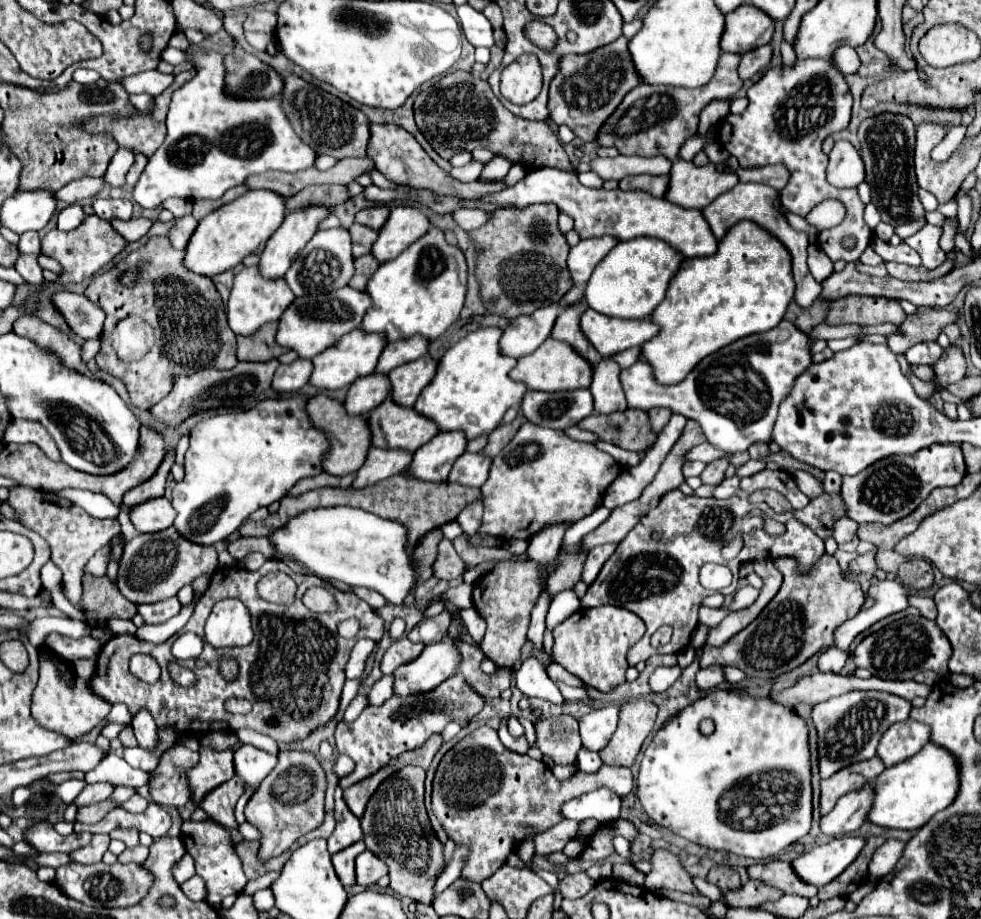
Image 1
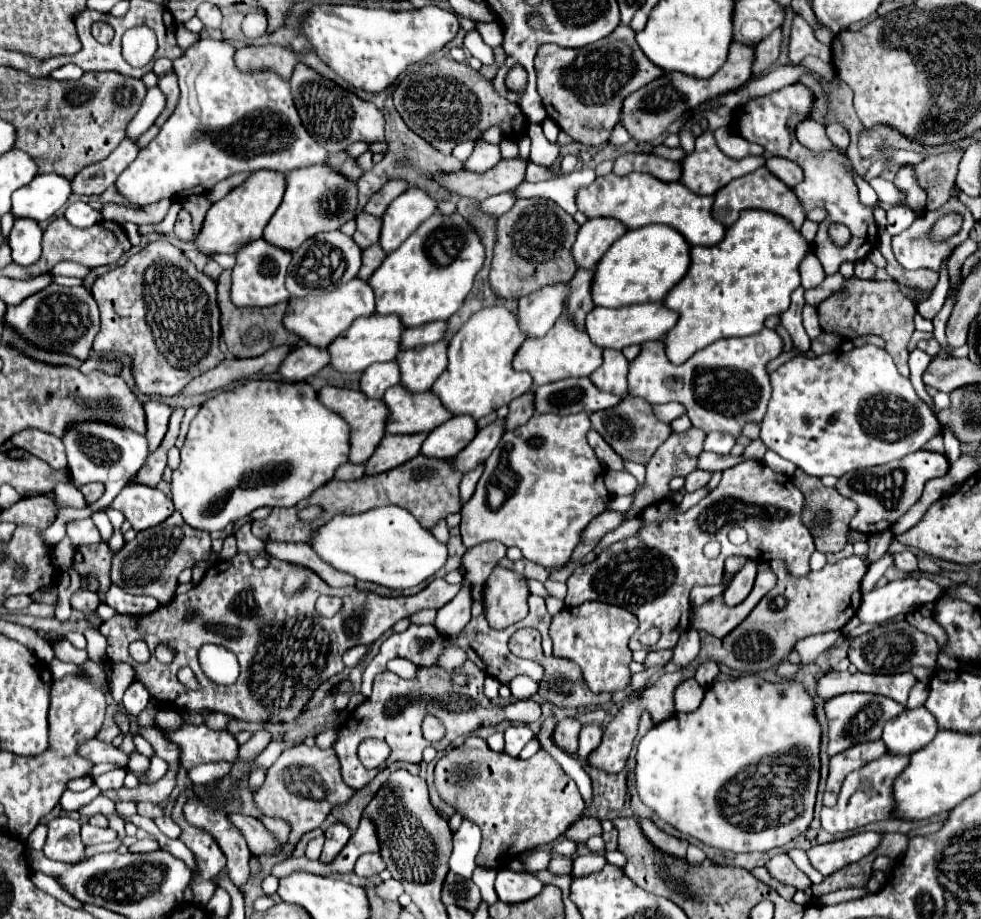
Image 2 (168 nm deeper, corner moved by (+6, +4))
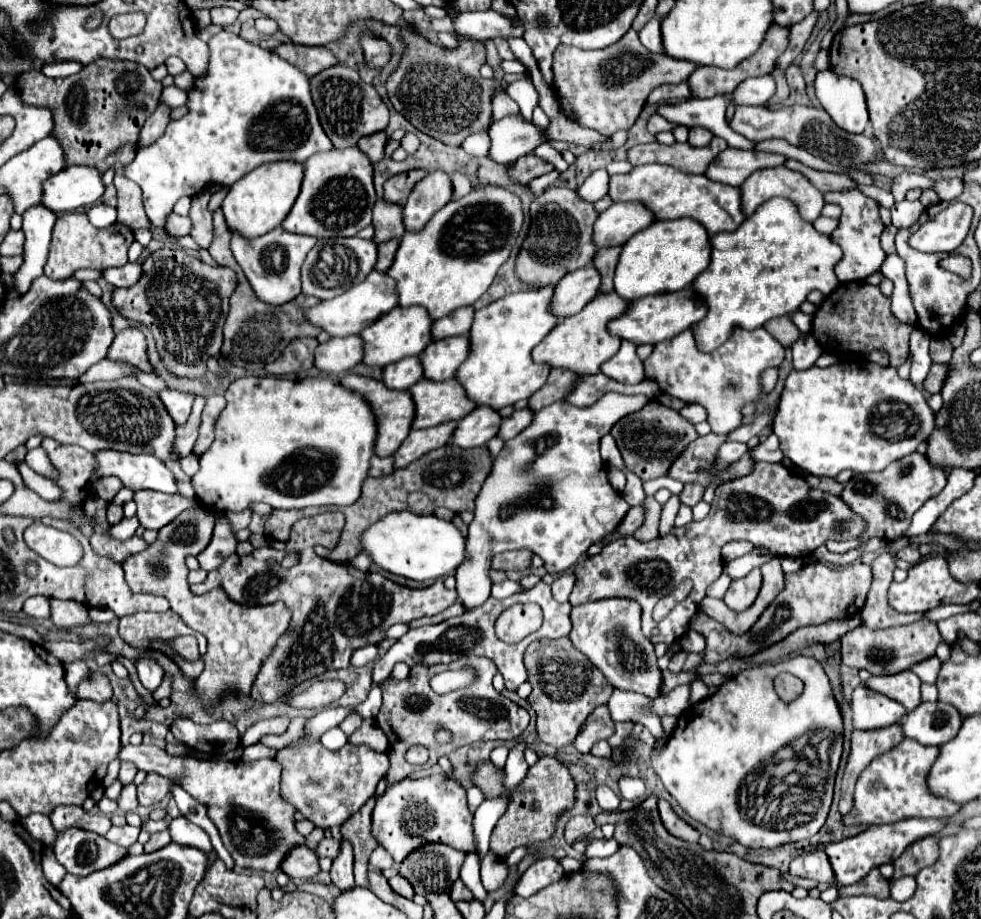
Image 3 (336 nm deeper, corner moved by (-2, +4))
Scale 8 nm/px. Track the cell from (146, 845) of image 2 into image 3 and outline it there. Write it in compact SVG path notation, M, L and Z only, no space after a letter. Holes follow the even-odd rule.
M159 831L159 833L153 833L153 835L149 837L149 841L145 843L145 849L155 851L155 849L161 849L161 847L165 847L165 845L169 845L169 843L171 843L169 831Z

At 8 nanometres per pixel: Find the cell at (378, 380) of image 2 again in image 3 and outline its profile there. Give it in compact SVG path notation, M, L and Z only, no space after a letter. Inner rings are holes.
M417 355L405 357L383 369L383 383L389 389L409 389L419 379L423 379L423 365Z

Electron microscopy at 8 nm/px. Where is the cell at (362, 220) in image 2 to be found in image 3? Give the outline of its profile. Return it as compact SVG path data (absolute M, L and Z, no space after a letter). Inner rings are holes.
M379 199L373 209L373 227L375 227L375 241L383 243L391 237L401 239L405 233L403 227L403 207L399 203L387 203Z

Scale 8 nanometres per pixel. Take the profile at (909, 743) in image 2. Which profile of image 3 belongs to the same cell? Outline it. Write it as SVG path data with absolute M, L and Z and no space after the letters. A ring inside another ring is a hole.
M921 703L915 711L905 713L899 721L905 737L915 739L923 745L945 745L953 739L963 723L959 711L947 703Z

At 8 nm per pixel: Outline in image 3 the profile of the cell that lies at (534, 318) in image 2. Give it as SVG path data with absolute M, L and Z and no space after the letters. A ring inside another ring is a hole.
M585 265L581 269L569 271L555 287L553 295L553 311L559 319L567 315L575 315L581 311L593 297L599 295L601 275L593 265Z

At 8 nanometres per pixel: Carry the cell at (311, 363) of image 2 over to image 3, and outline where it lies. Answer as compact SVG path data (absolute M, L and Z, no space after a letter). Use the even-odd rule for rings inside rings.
M359 335L333 337L315 351L315 367L323 373L343 373L363 359L363 339Z

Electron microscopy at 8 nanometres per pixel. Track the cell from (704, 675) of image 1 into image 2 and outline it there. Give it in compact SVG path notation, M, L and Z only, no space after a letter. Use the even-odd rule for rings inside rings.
M695 679L683 681L675 689L675 710L676 712L689 713L697 711L703 701L703 687Z

